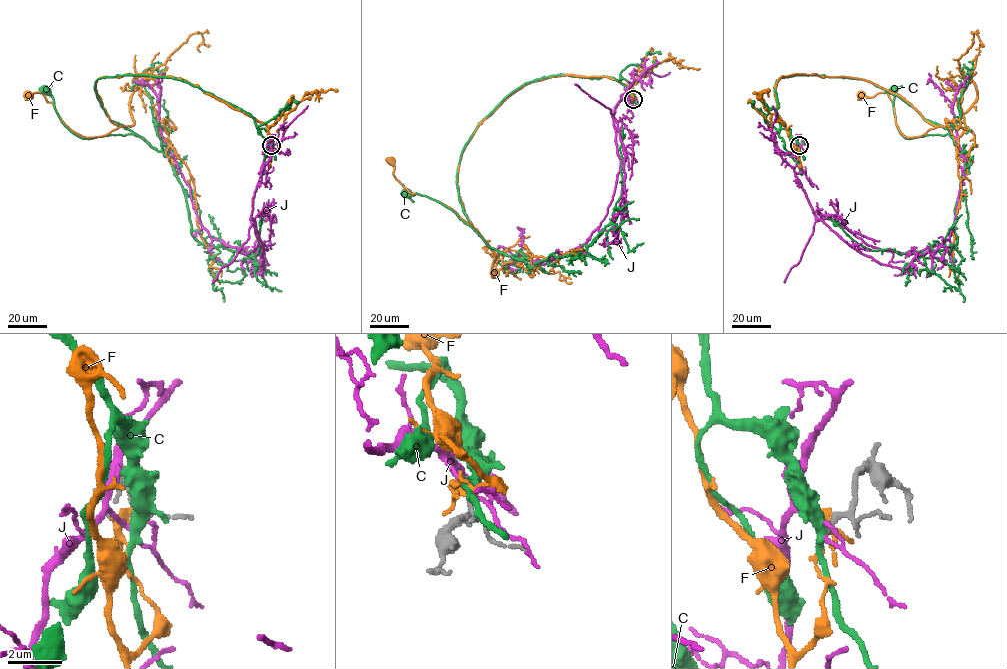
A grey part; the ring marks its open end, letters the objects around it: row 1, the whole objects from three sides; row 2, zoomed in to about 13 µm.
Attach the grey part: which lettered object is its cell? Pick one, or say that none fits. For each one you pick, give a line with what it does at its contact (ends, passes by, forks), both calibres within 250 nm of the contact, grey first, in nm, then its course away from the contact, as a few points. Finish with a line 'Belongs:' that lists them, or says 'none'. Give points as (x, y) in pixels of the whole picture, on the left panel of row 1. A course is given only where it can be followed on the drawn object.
Belongs: none

